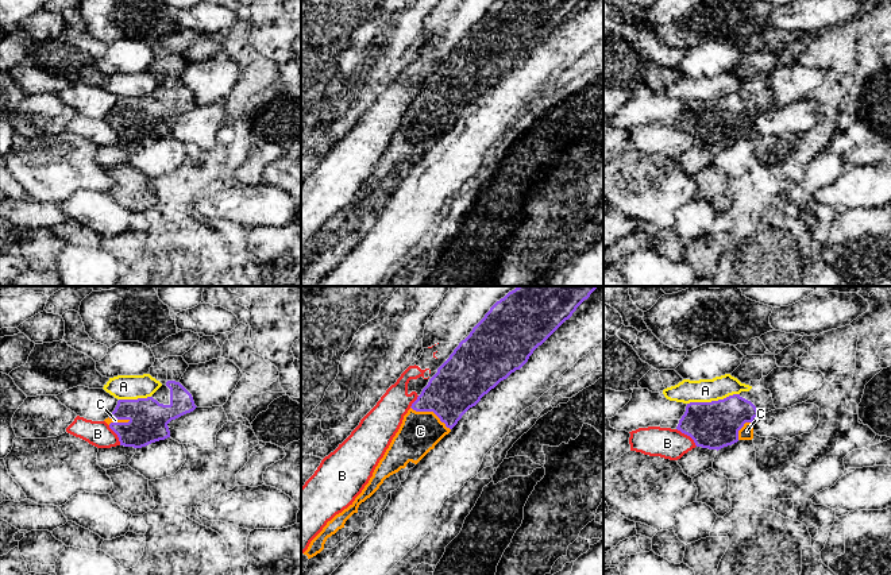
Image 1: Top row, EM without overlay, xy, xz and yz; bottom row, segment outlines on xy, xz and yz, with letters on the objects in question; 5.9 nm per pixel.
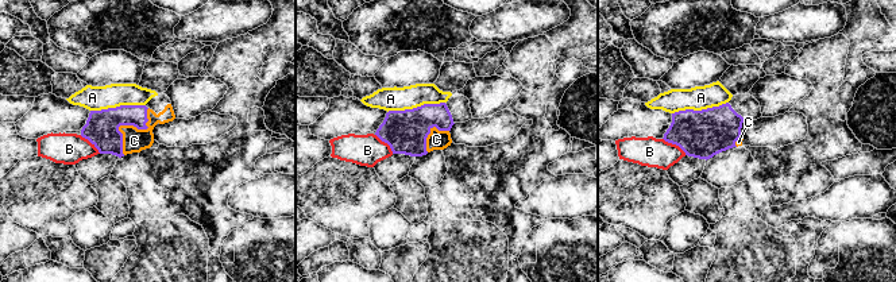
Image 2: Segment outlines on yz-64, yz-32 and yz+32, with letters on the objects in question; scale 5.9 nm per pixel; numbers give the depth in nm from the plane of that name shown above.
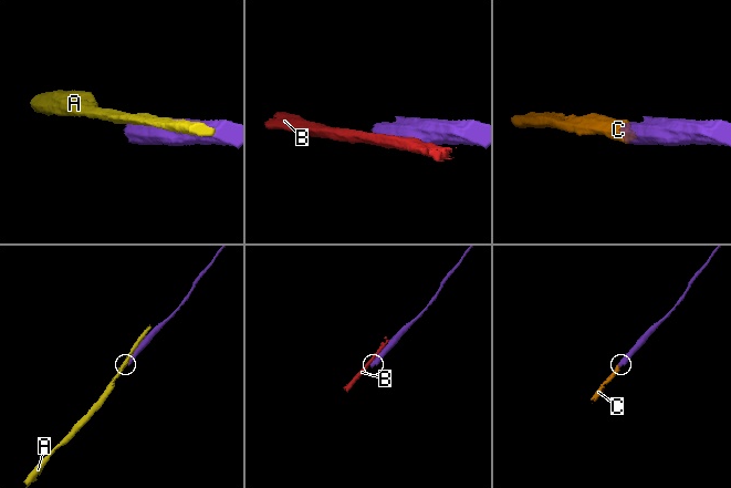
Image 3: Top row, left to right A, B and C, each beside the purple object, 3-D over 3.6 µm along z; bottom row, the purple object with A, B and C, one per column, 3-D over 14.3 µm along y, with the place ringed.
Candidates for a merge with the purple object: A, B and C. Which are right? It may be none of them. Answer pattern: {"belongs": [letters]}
{"belongs": ["C"]}

